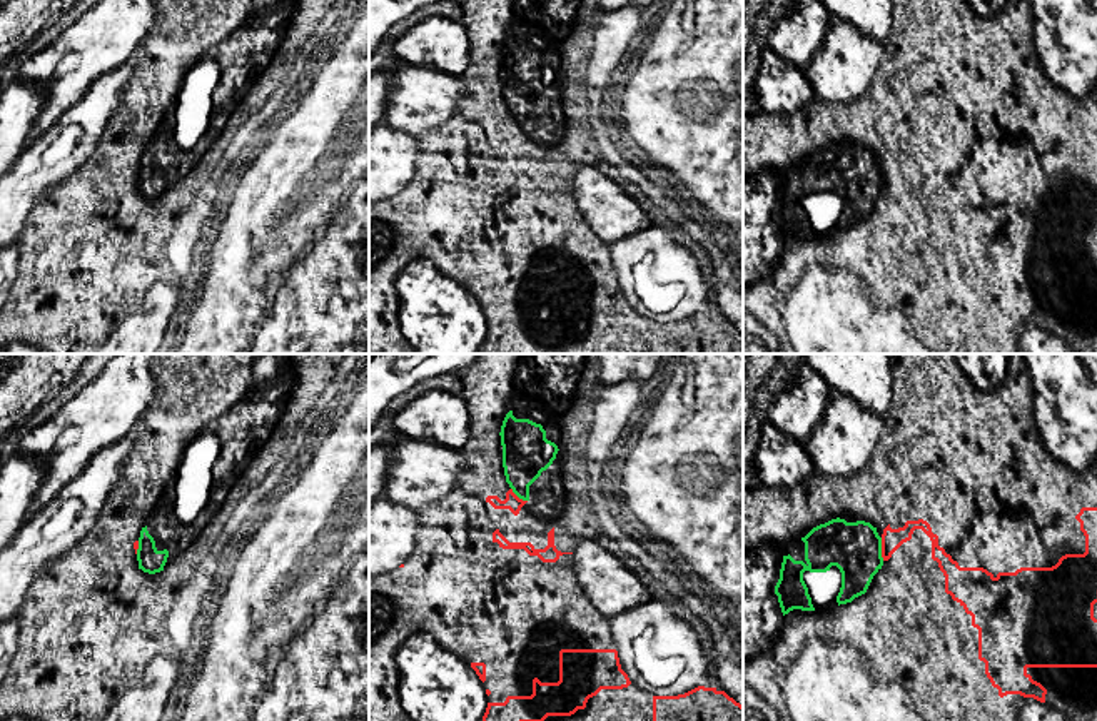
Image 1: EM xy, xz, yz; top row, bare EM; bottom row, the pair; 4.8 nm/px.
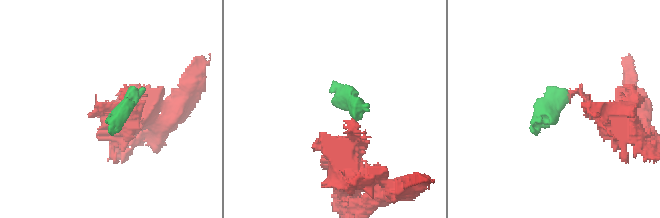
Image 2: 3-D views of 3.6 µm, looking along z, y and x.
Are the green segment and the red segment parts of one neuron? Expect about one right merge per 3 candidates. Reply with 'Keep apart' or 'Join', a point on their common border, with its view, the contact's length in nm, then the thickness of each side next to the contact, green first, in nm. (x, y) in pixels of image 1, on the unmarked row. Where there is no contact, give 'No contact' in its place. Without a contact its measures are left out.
Keep apart. Touches green at yz (880, 176). Shared border 110 nm. Thickness 260 nm (green) against 100 nm

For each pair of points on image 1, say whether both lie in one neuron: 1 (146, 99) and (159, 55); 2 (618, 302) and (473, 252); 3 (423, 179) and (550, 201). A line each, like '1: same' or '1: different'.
1: same
2: same
3: same

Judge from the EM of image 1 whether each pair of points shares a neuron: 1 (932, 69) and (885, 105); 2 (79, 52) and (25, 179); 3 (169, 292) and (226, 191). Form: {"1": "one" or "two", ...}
{"1": "one", "2": "two", "3": "two"}

